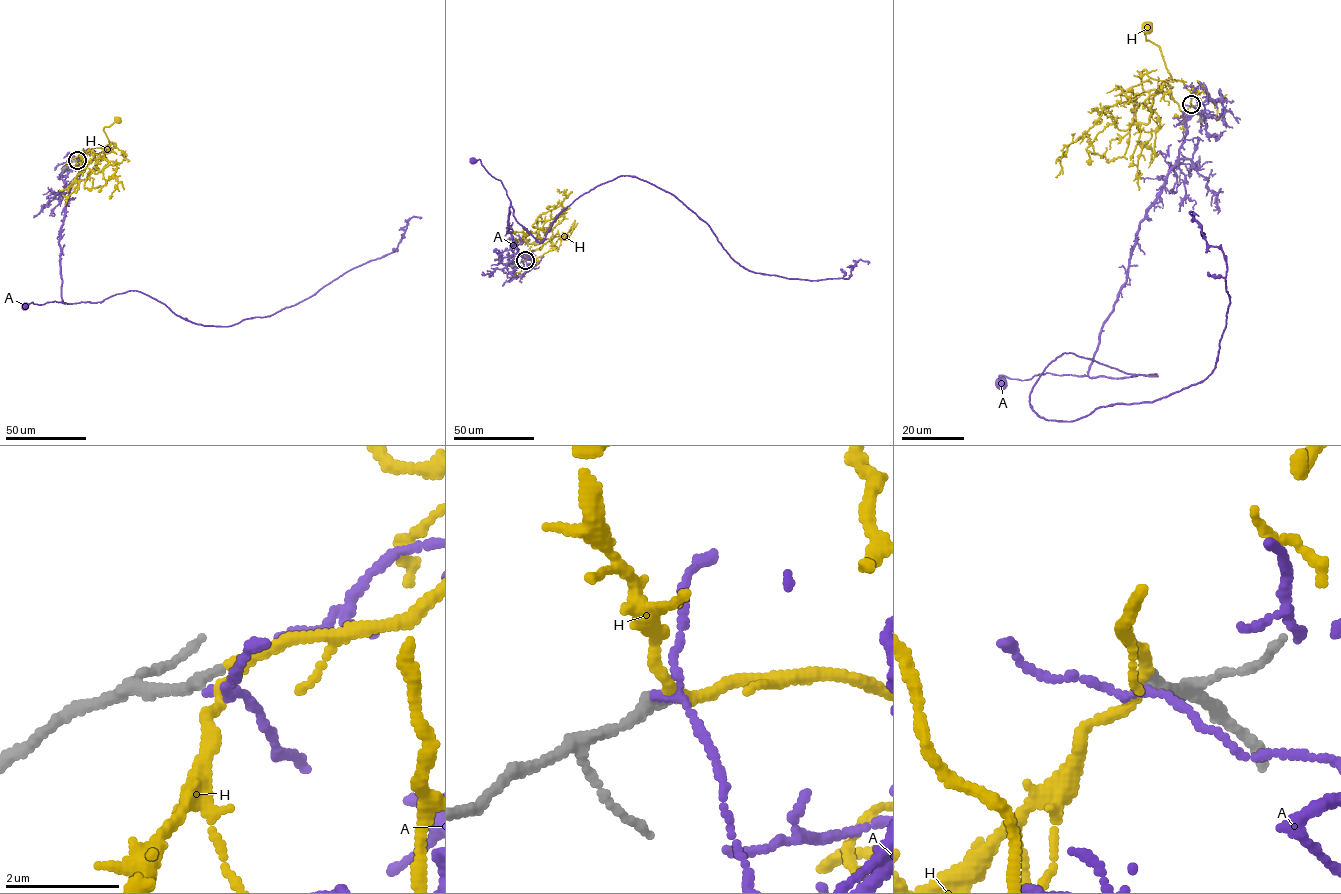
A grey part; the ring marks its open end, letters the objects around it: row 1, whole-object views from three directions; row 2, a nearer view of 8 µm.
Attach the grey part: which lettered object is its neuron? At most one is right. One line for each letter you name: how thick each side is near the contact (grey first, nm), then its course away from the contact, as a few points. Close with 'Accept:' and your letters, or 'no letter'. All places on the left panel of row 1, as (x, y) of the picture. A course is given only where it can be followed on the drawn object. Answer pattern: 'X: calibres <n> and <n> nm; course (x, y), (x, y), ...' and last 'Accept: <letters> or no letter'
H: calibres 200 and 200 nm; course (76, 160), (93, 148), (109, 144), (104, 128), (118, 120)
Accept: H

